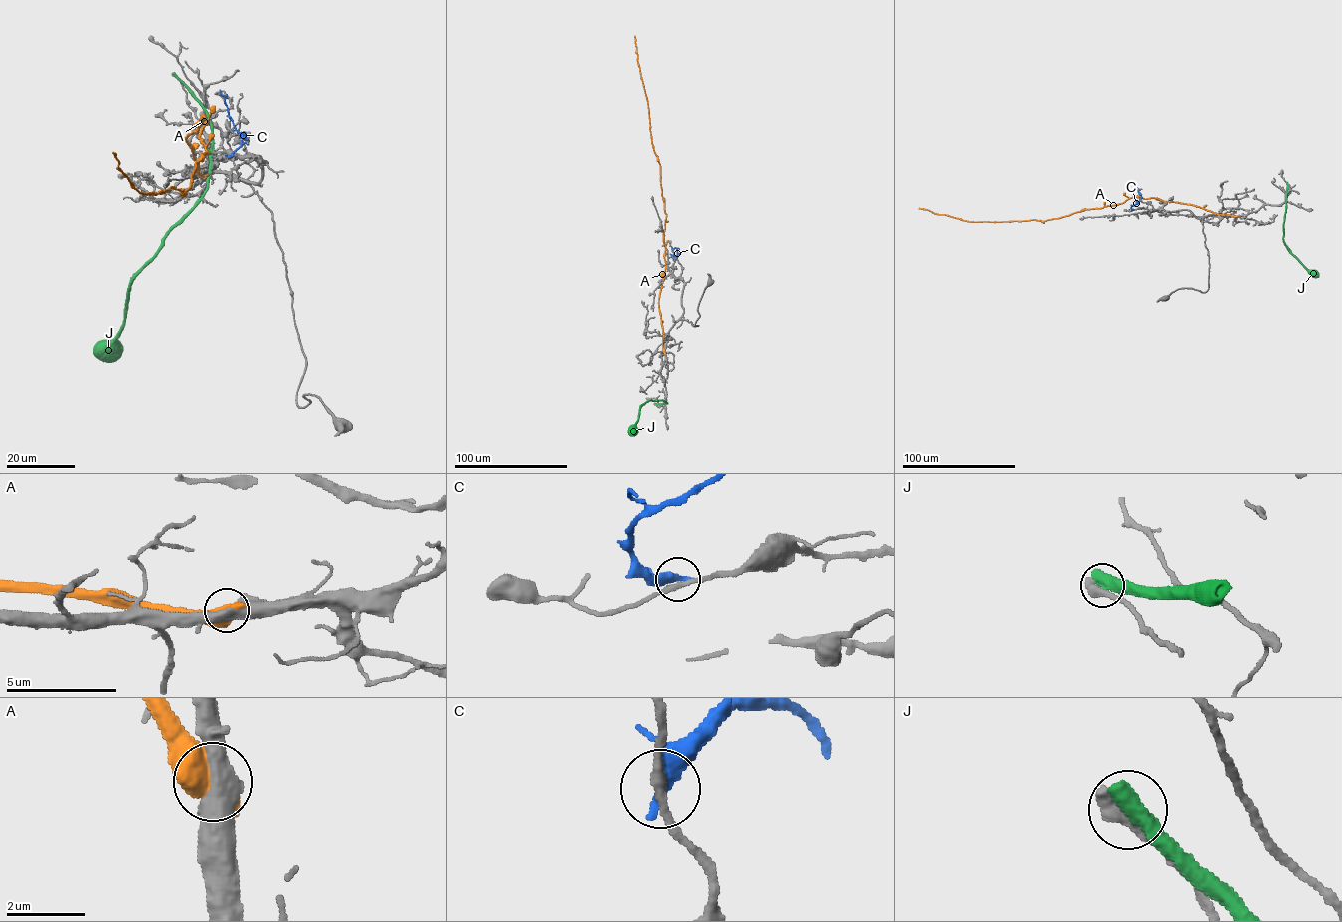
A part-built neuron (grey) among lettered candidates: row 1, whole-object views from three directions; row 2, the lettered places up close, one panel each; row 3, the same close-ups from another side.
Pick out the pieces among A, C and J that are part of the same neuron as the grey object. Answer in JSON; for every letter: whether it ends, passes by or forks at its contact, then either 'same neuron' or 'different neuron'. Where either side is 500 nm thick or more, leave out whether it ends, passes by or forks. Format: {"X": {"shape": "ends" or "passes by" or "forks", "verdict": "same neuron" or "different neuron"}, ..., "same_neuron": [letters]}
{"A": {"verdict": "different neuron"}, "C": {"shape": "passes by", "verdict": "different neuron"}, "J": {"verdict": "different neuron"}, "same_neuron": []}

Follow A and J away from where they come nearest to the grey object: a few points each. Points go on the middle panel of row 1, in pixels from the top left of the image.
A: (665, 354), (658, 298), (666, 266), (663, 239), (666, 214), (634, 36)
J: (654, 404), (667, 403), (649, 400), (643, 403), (631, 435)

